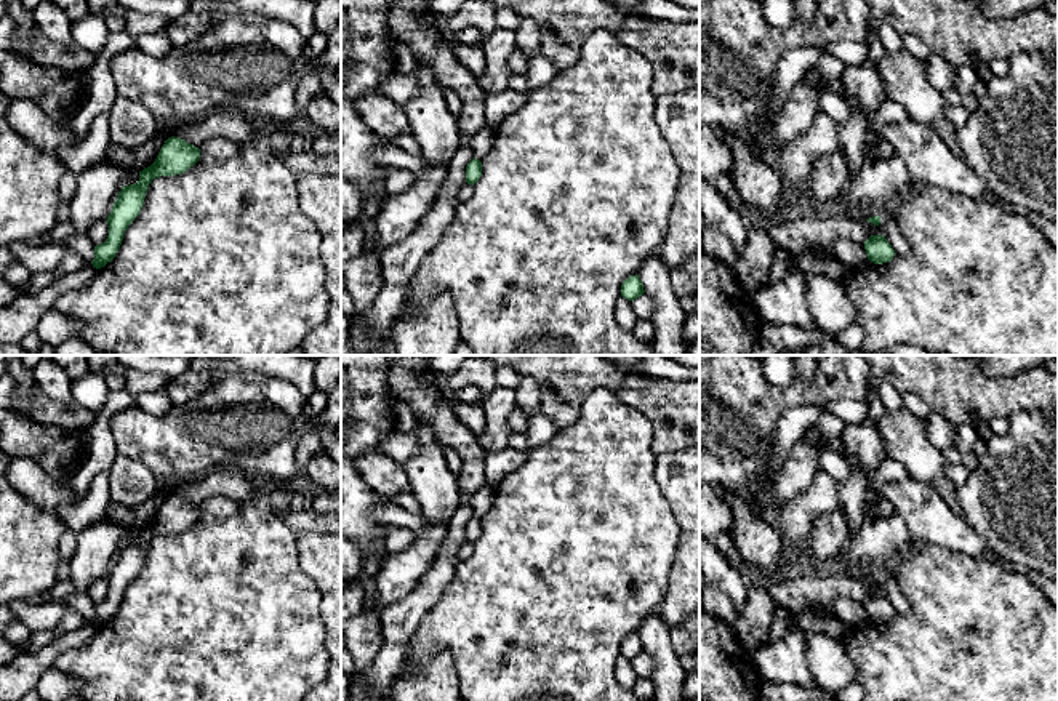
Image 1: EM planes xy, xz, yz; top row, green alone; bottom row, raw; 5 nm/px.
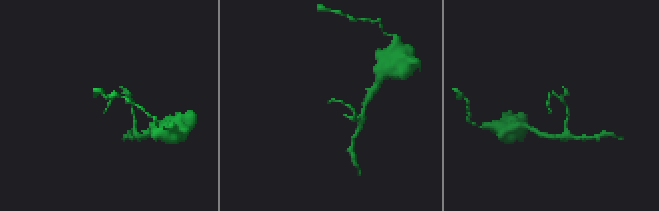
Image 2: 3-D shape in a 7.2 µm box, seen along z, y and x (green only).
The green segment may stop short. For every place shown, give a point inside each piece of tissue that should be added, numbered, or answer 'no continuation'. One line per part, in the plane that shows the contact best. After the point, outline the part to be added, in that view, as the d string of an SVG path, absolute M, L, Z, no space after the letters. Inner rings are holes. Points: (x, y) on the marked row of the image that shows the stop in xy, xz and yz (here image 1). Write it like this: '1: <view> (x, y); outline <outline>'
no continuation

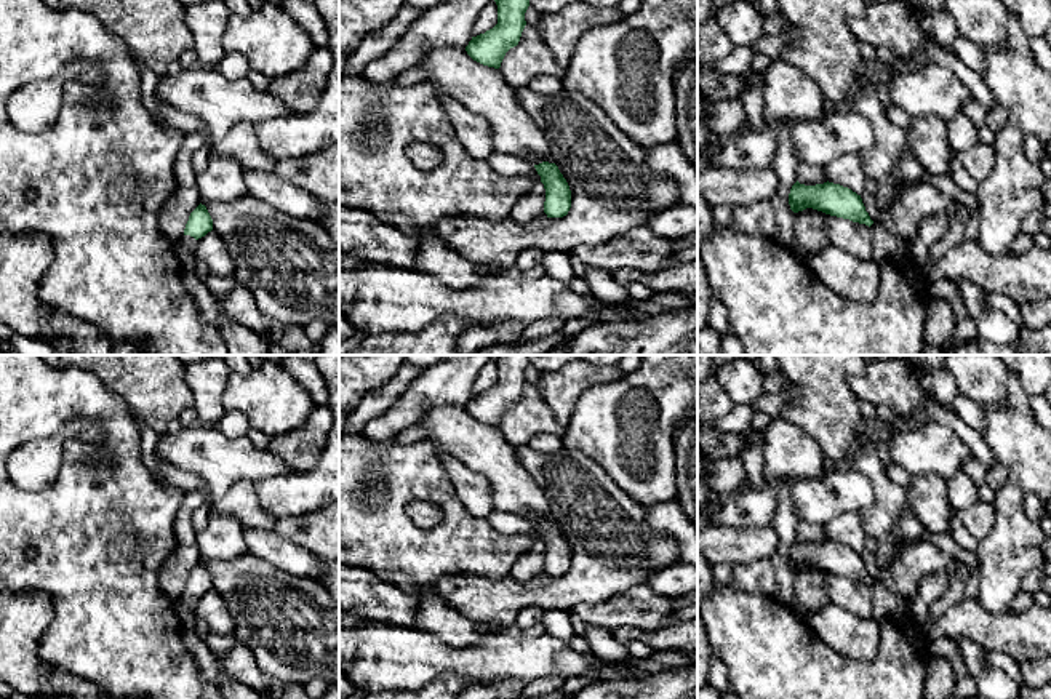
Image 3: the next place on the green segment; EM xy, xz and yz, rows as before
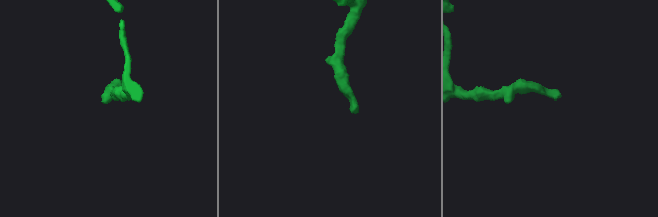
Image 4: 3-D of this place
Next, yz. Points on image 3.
no continuation

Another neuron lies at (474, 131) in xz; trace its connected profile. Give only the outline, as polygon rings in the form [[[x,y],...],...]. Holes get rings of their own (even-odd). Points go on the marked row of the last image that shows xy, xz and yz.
[[[435,88],[456,131],[458,141],[475,158],[488,160],[494,152],[493,128],[486,117],[470,112],[448,93]]]

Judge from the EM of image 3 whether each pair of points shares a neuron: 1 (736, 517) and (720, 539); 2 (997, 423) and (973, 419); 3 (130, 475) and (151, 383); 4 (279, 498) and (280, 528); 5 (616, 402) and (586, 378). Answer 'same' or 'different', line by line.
1: different
2: different
3: different
4: different
5: different

